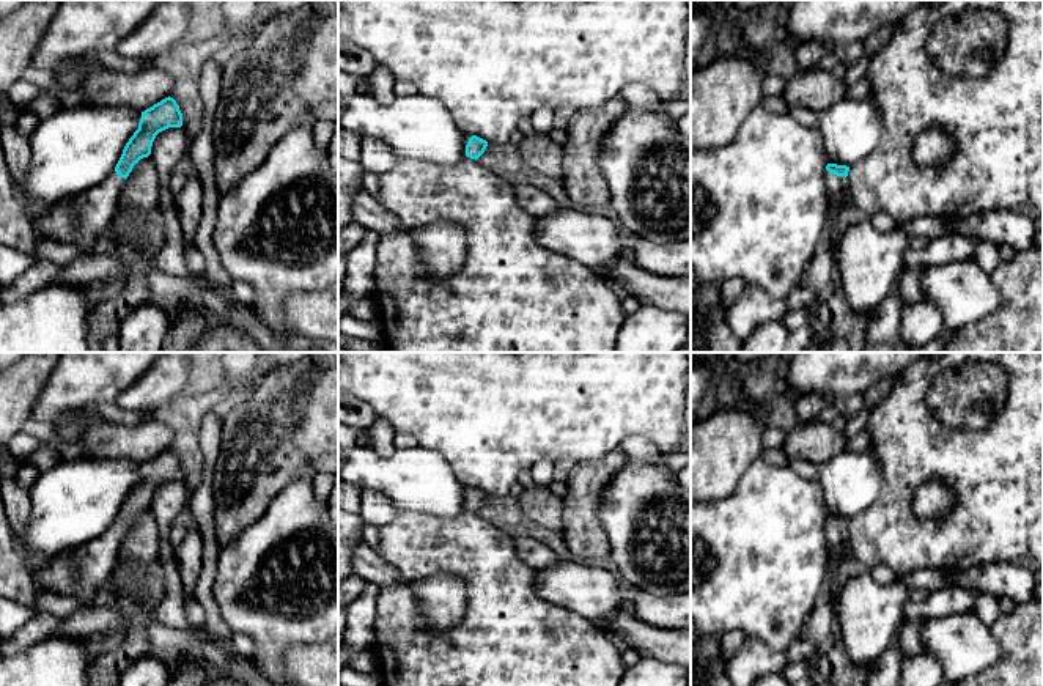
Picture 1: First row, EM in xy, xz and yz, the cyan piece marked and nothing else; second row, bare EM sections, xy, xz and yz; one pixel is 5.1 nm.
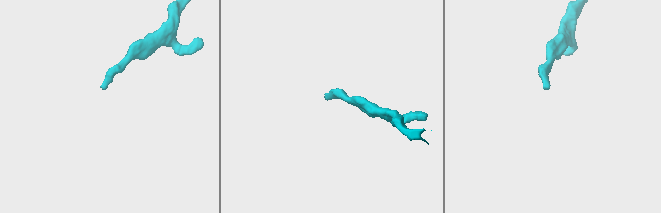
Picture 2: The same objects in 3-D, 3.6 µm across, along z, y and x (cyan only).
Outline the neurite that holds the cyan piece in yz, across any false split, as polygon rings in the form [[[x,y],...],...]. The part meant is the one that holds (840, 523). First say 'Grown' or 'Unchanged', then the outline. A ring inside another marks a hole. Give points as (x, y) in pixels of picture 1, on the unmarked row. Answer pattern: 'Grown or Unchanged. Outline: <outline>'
Grown. Outline: [[[837,516],[826,518],[824,533],[826,533],[827,549],[831,554],[846,538],[848,524],[850,524],[850,519],[846,518],[837,518]]]

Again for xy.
Grown. Outline: [[[165,450],[142,464],[138,481],[126,496],[115,522],[104,535],[64,555],[55,555],[47,568],[33,574],[44,593],[74,598],[90,607],[99,587],[116,568],[116,552],[134,518],[151,507],[156,488],[168,480],[181,480],[182,466],[173,450]]]

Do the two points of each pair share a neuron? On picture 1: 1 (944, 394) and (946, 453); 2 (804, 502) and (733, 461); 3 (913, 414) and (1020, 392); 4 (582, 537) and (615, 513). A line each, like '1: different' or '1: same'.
1: different
2: different
3: same
4: different

